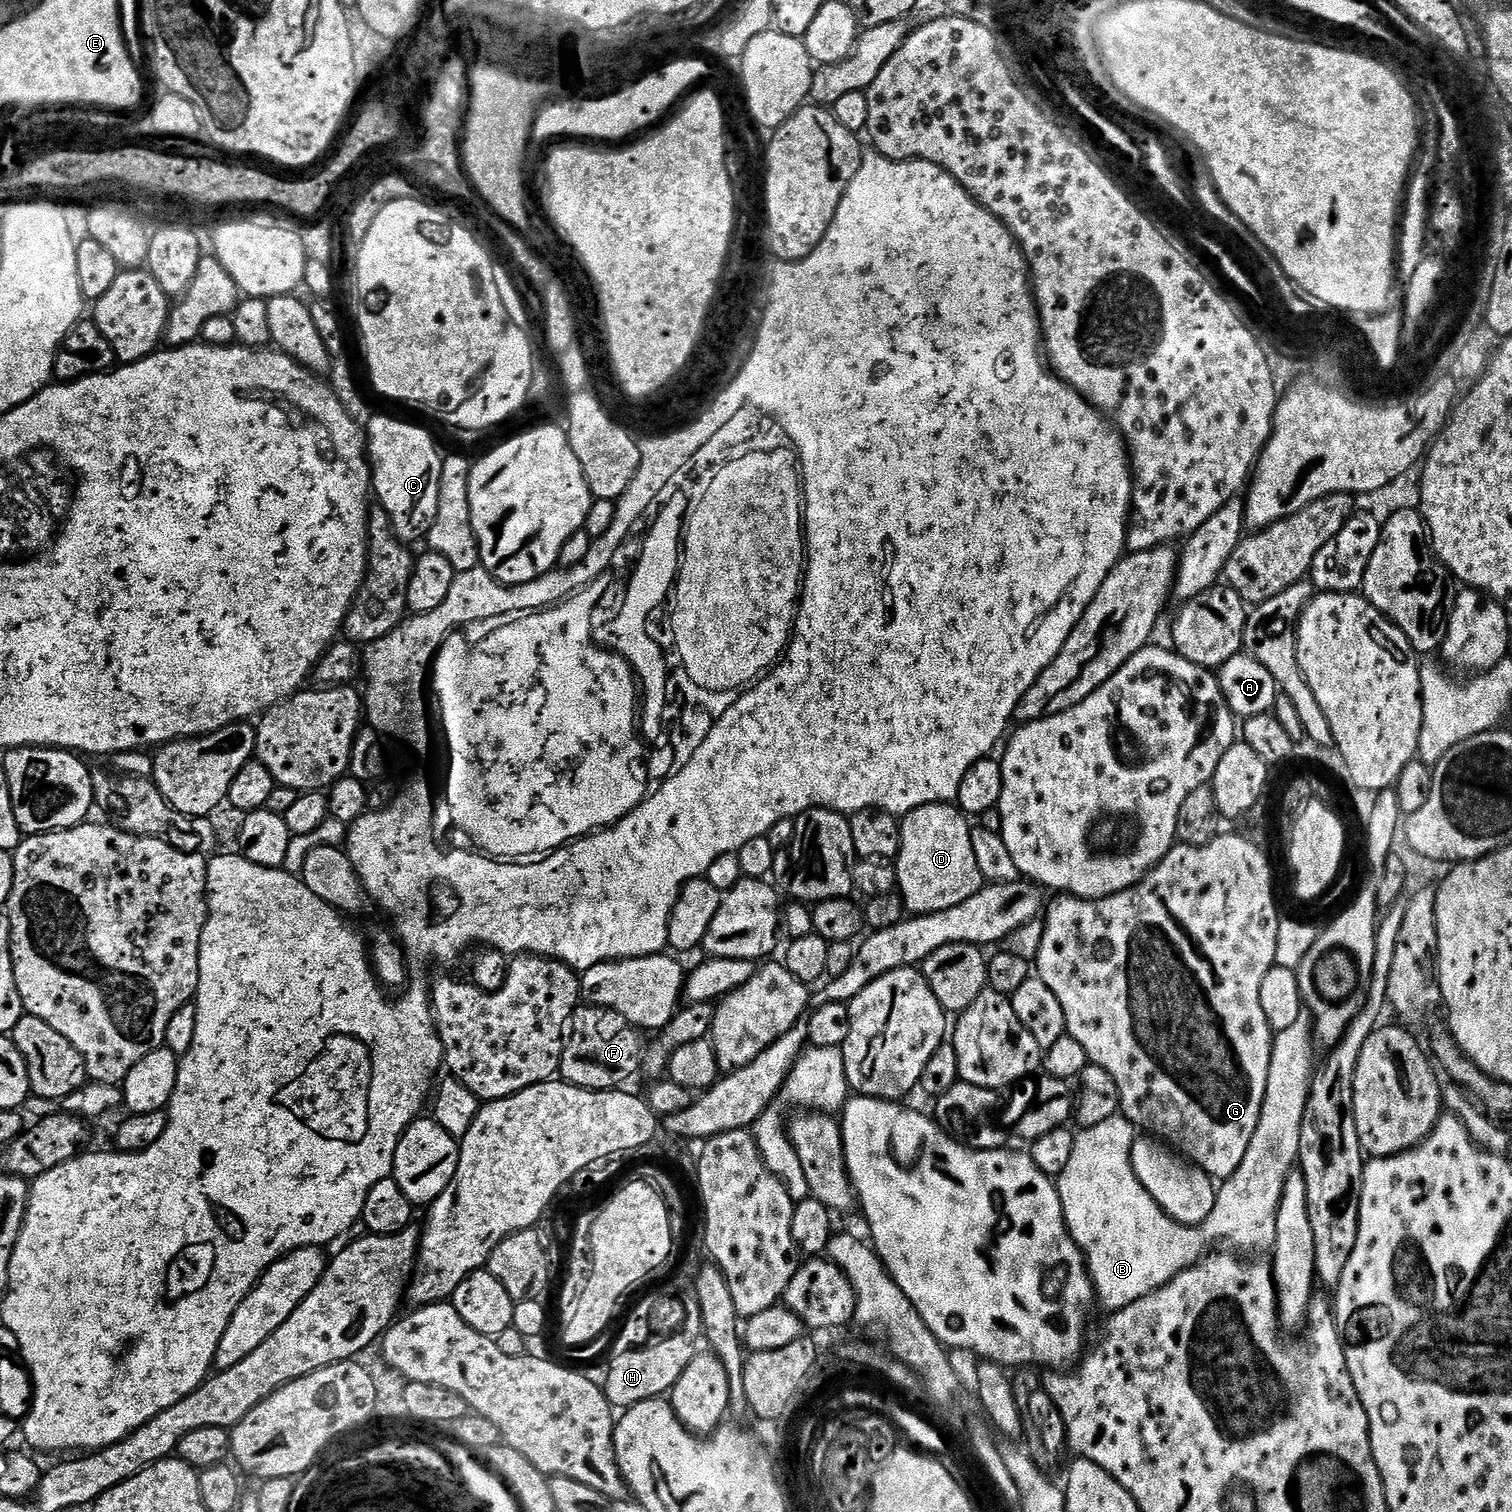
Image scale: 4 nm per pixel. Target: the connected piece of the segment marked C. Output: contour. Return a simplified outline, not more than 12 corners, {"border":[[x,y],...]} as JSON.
{"border":[[373,415],[372,491],[398,538],[438,514],[442,452],[424,428]]}

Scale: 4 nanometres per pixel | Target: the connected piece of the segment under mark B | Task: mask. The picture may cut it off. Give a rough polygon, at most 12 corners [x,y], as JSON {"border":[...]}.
{"border":[[1123,1114],[1075,1133],[1064,1225],[1125,1308],[1209,1251],[1150,1198]]}

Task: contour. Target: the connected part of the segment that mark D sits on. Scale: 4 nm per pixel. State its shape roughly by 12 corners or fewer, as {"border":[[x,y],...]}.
{"border":[[951,803],[900,820],[895,887],[925,916],[985,878],[969,817]]}

